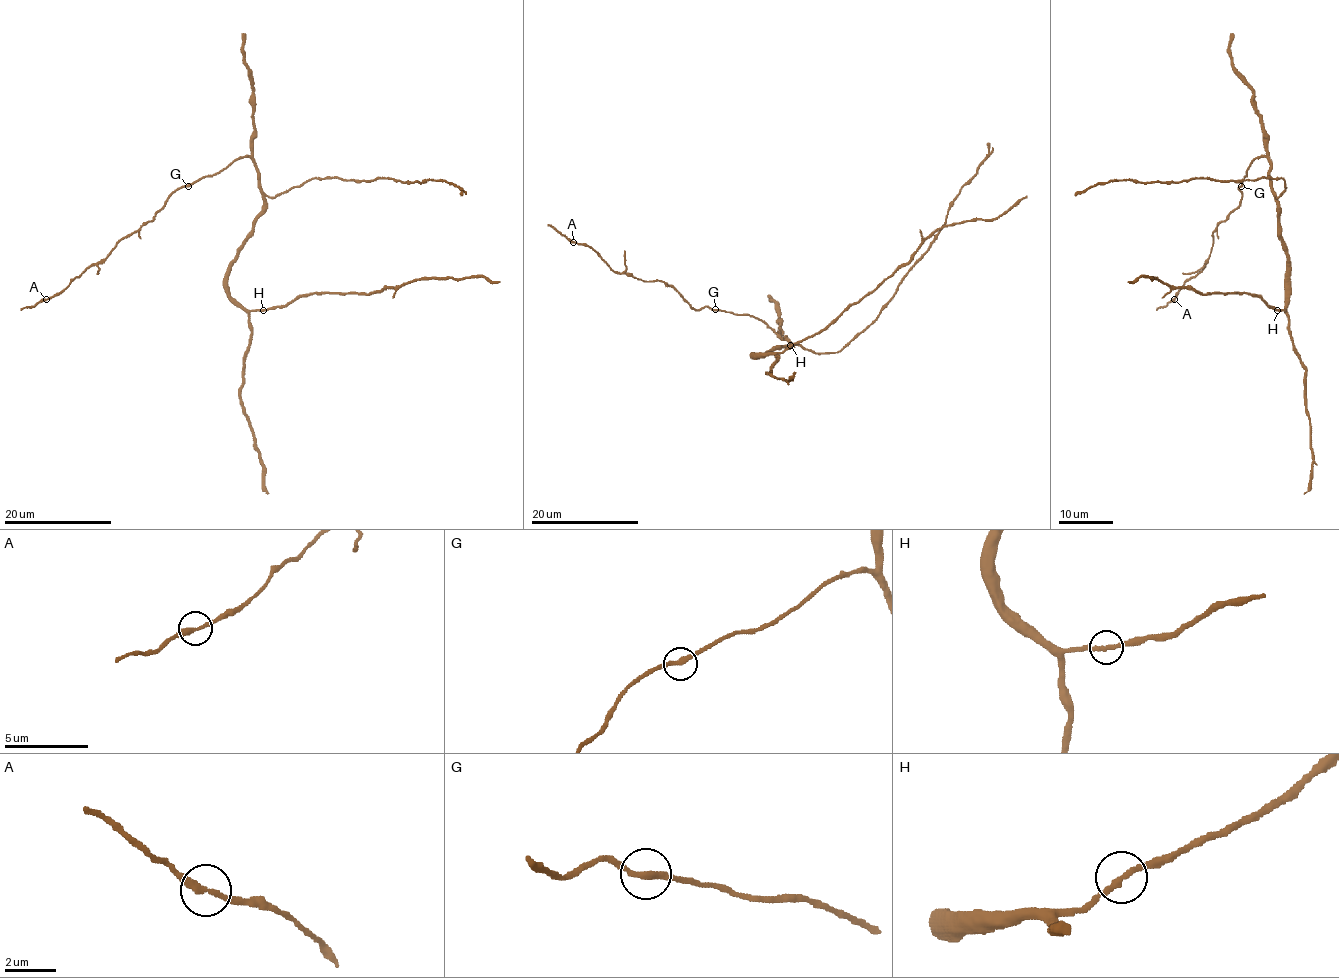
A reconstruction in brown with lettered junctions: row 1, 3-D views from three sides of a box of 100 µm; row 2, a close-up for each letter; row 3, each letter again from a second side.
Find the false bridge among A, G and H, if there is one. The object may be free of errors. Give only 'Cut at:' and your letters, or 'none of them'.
Cut at: none of them

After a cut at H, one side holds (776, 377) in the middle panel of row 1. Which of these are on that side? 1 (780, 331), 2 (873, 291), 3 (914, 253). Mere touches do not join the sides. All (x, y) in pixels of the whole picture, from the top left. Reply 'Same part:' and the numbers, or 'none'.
Same part: 1

